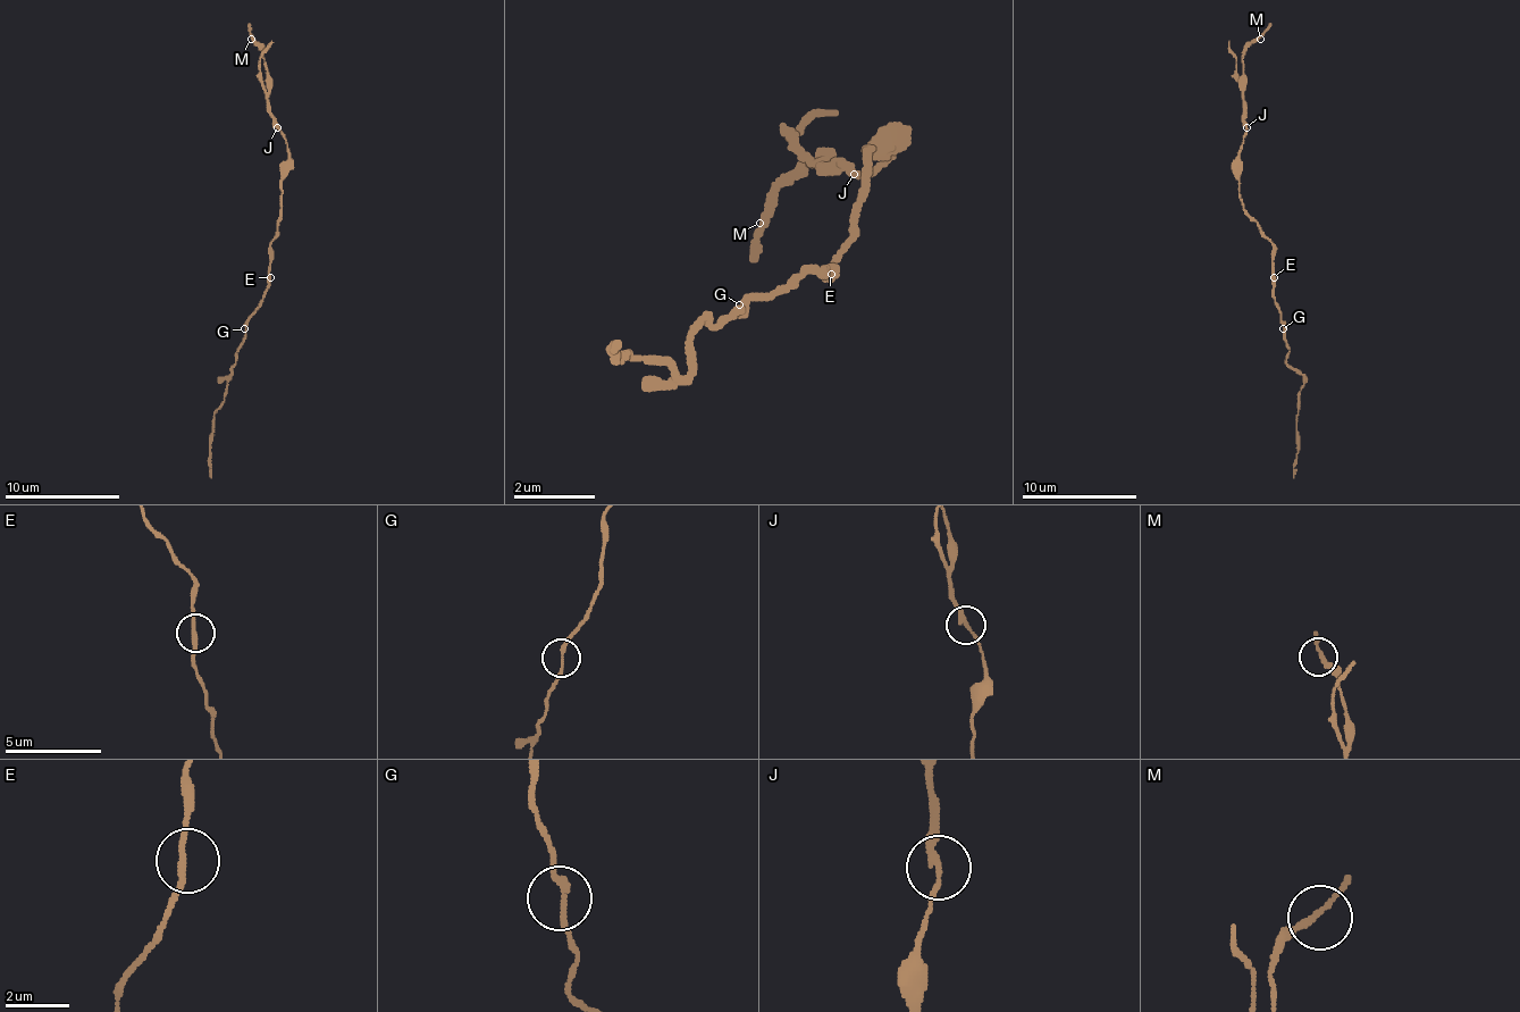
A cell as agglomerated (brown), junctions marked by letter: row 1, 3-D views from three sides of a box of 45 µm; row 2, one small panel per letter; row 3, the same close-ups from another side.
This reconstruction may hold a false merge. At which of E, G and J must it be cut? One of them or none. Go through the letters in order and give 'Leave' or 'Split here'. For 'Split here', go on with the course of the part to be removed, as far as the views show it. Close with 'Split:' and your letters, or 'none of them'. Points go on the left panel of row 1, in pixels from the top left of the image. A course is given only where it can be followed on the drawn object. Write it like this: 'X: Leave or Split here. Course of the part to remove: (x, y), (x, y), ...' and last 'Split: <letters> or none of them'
E: Leave
G: Leave
J: Split here. Course of the part to remove: (276, 127), (262, 52), (248, 24)
Split: J

